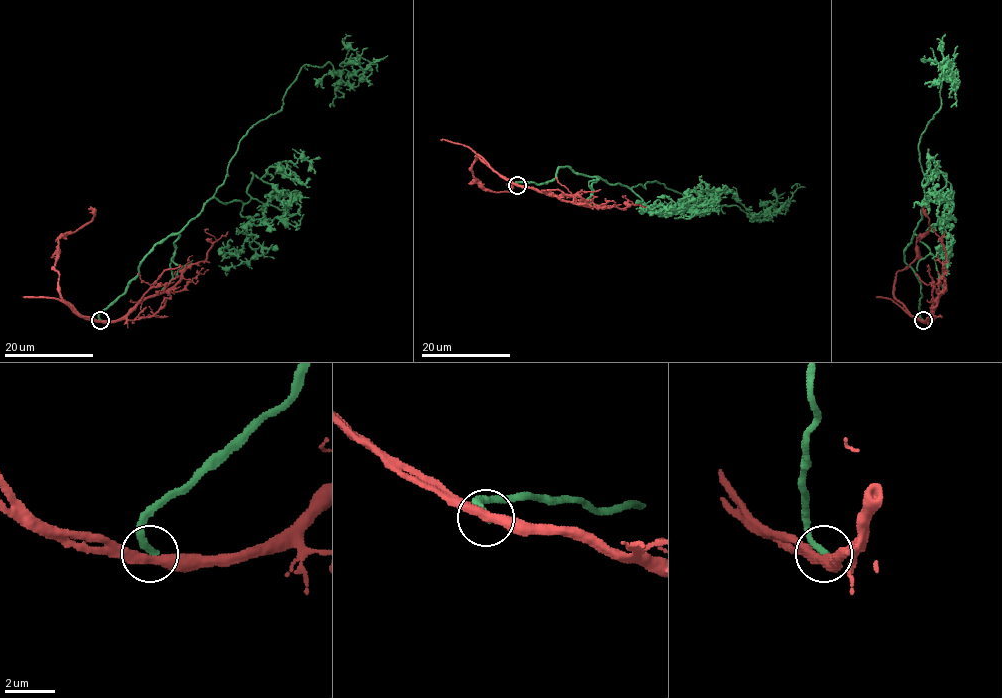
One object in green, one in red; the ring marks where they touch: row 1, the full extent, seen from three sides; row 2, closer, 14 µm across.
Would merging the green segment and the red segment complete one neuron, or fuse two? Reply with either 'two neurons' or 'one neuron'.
two neurons

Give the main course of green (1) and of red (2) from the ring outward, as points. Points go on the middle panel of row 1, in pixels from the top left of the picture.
1: (517, 185), (548, 183), (569, 166), (629, 187), (656, 181), (762, 220), (779, 203), (762, 204), (768, 207)
2: (516, 185), (502, 178), (477, 156), (472, 167), (475, 178), (485, 188), (509, 192), (511, 187), (505, 184)

